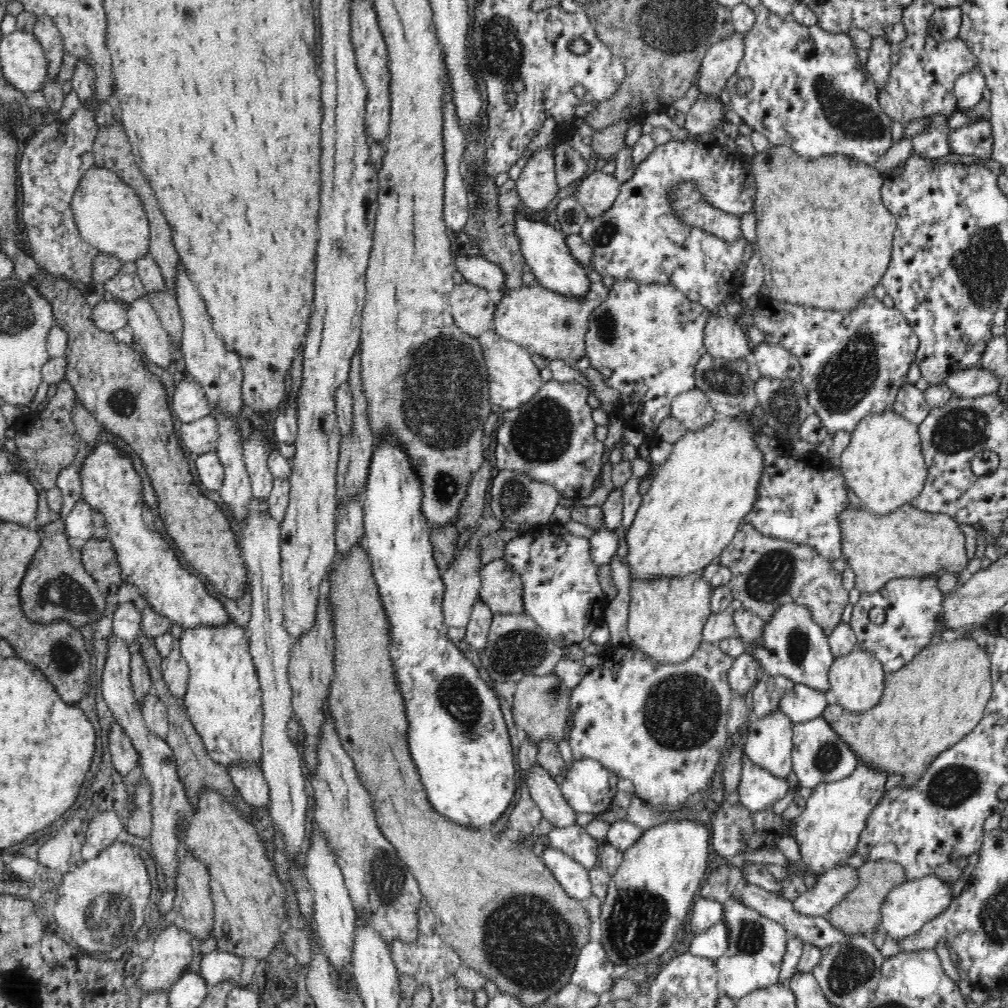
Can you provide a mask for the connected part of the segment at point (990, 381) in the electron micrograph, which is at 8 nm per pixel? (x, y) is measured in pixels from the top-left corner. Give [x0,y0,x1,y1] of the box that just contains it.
[944,365,999,398]

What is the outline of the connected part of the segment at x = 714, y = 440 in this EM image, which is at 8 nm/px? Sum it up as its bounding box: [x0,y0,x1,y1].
[626,415,764,579]

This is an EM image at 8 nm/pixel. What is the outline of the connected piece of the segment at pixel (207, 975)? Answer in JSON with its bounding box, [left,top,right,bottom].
[199,948,243,987]

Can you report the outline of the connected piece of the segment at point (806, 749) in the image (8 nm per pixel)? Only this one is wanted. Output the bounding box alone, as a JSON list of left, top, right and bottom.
[792,716,861,790]

